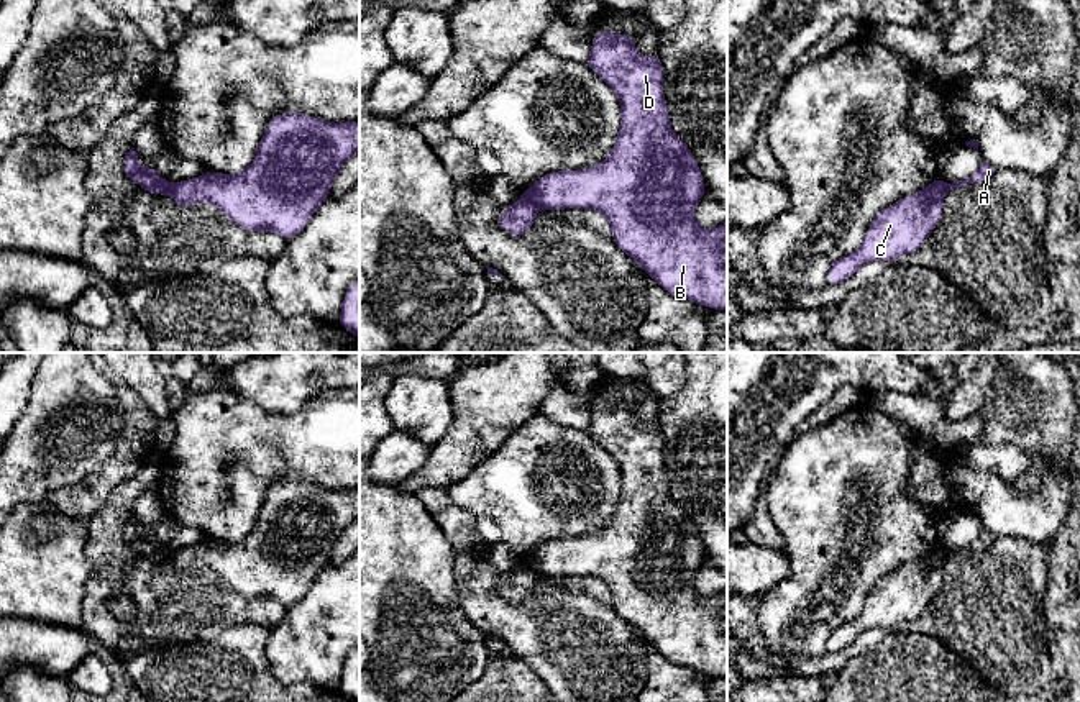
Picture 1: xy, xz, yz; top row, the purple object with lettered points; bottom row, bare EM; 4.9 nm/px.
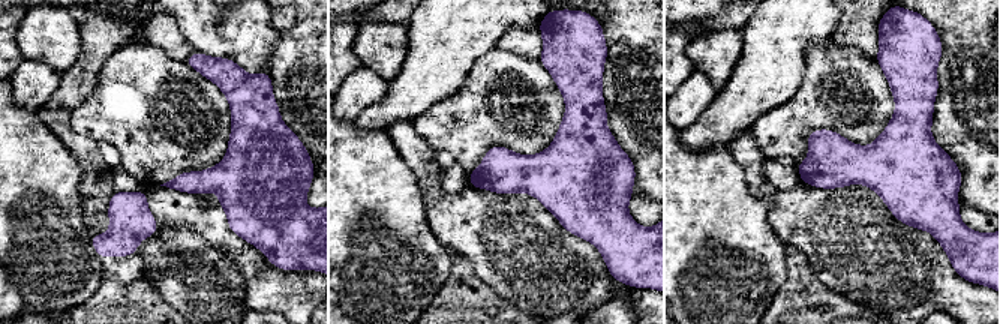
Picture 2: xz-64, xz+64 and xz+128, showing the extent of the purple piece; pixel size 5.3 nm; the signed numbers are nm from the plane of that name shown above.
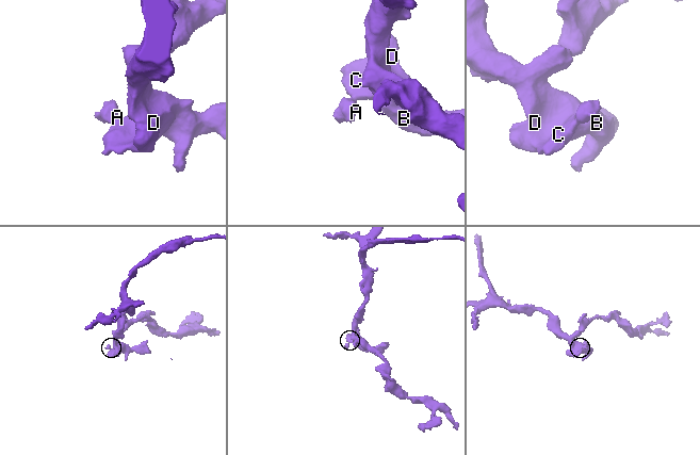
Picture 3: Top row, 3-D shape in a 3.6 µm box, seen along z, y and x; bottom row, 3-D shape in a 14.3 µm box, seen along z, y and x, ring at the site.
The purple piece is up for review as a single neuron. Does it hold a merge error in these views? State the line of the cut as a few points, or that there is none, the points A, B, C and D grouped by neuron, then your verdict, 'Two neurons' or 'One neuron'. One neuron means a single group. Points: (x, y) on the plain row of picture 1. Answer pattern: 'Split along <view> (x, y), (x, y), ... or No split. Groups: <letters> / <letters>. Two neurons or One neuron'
Split along xz (522, 566), (539, 574). Groups: A / B C D. Two neurons

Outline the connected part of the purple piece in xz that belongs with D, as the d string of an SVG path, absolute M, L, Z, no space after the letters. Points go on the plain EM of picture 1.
M601 397L591 408L591 422L584 431L620 469L616 512L599 531L543 541L537 551L520 559L522 568L547 579L599 579L611 592L614 612L661 656L702 674L727 679L727 589L706 597L694 587L694 579L706 563L704 546L696 525L671 497L660 420L652 425L640 423L632 400L614 402Z

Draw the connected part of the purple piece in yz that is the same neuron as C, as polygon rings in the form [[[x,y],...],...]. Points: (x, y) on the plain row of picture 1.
[[[936,545],[926,556],[880,577],[862,613],[831,631],[827,653],[840,653],[867,630],[891,630],[918,618],[939,592],[945,563],[947,549]]]

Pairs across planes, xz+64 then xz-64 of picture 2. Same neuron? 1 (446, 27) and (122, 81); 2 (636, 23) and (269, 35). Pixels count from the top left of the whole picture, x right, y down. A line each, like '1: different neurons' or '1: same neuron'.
1: different neurons
2: different neurons

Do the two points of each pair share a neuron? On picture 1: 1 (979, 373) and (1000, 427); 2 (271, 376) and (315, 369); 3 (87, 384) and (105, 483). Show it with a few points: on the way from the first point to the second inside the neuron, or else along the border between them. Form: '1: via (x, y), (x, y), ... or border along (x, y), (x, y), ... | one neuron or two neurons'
1: border along (997, 369), (985, 404), (977, 412) | two neurons
2: via (283, 376), (304, 369) | one neuron
3: border along (114, 453), (96, 471), (68, 484) | two neurons

